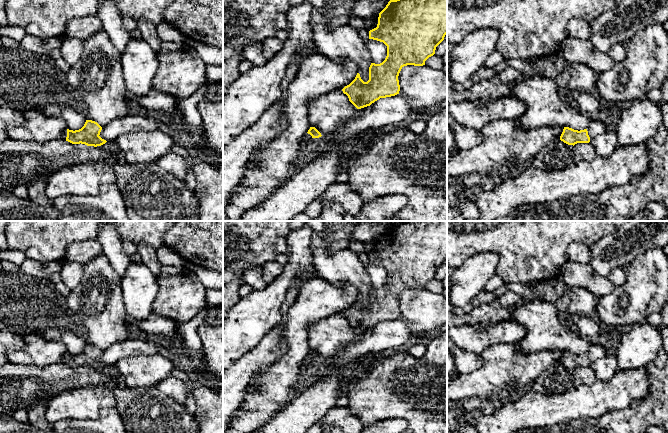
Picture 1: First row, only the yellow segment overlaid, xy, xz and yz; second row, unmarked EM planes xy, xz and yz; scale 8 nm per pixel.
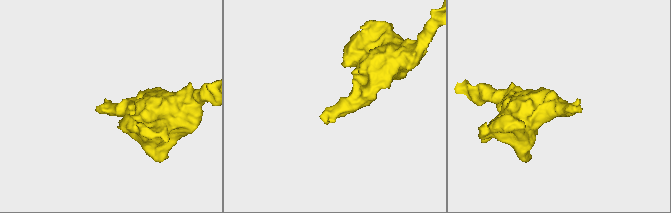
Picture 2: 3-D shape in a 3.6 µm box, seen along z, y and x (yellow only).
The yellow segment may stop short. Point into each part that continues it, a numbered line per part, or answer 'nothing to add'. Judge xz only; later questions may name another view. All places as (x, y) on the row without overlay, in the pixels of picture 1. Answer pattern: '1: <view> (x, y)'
1: xz (306, 367)

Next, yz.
1: yz (596, 351)

